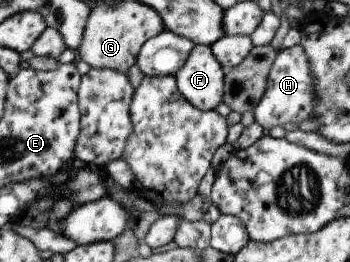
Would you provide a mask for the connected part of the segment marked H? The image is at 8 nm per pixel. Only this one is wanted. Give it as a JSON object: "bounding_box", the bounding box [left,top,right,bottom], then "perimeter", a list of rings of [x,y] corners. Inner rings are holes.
{"bounding_box":[252,43,314,132],"perimeter":[[[298,43],[280,50],[269,69],[264,93],[252,111],[254,121],[265,132],[275,125],[284,128],[296,127],[300,121],[313,117],[314,106],[313,79],[309,72],[308,58],[301,45]]]}

